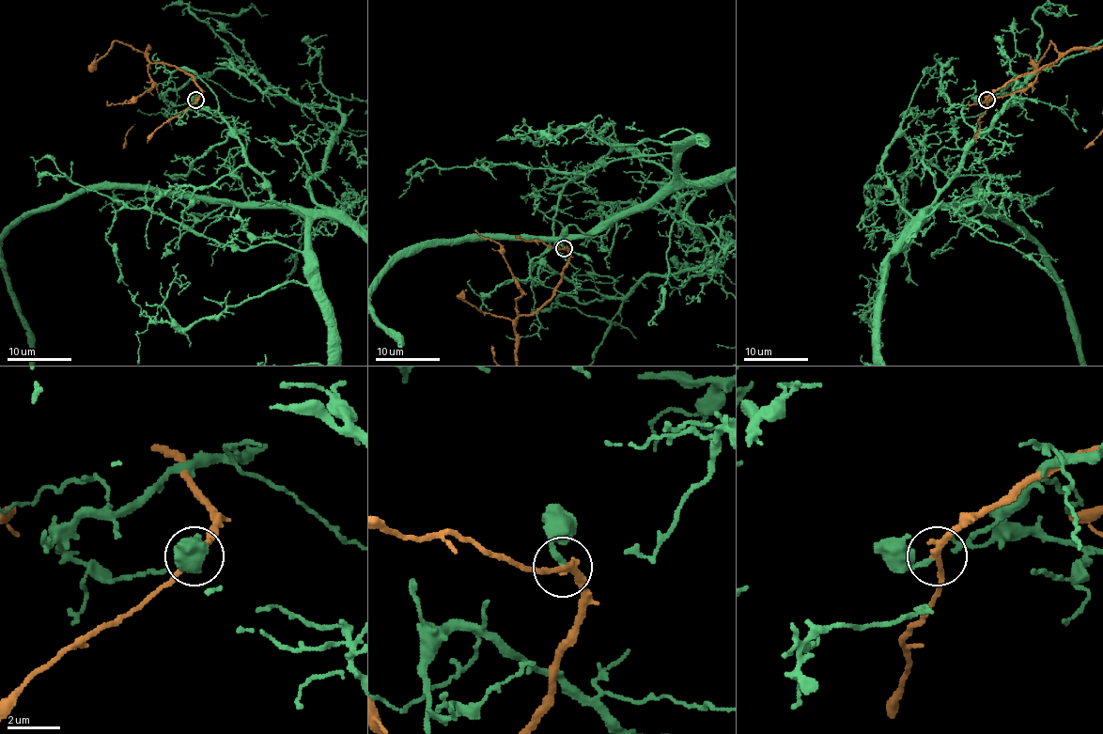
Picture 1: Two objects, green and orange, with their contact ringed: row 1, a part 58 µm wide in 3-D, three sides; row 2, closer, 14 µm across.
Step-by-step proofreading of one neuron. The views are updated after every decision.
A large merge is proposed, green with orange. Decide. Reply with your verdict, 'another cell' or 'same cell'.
another cell

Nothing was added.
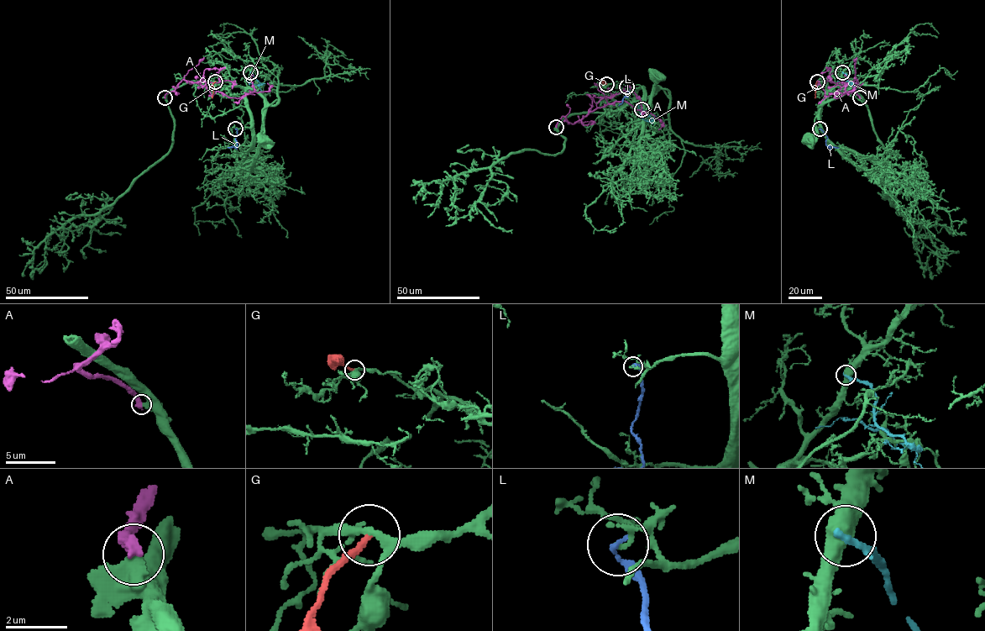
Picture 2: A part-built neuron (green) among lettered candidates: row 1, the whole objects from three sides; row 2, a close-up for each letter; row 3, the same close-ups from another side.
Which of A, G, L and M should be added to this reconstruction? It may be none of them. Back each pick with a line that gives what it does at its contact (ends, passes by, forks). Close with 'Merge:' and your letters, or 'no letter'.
Merge: no letter

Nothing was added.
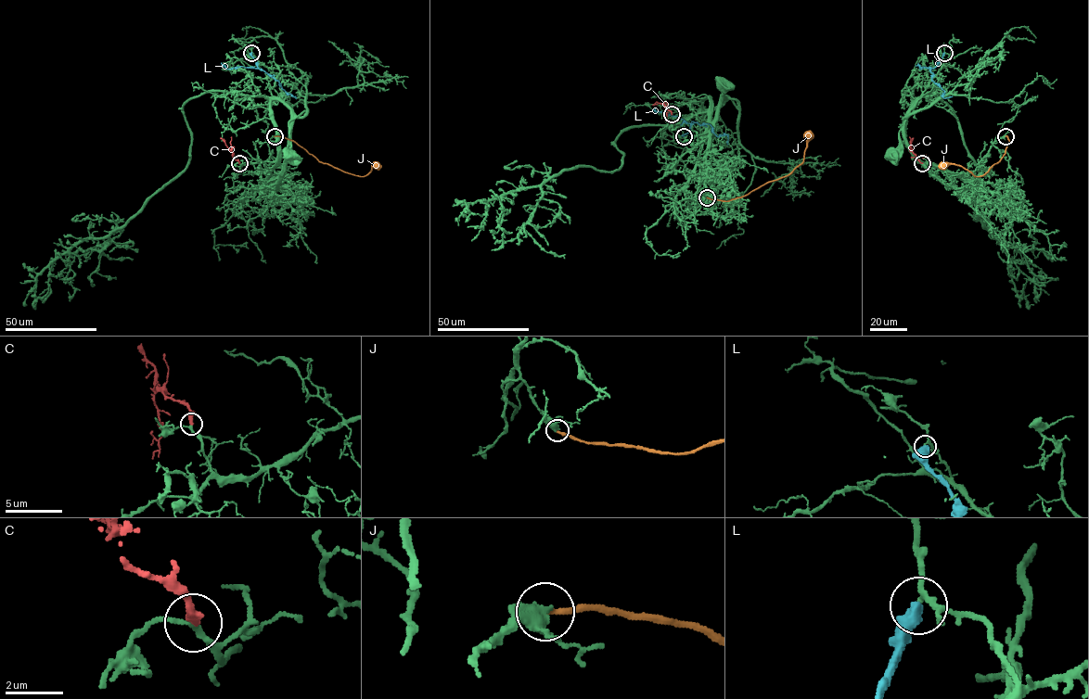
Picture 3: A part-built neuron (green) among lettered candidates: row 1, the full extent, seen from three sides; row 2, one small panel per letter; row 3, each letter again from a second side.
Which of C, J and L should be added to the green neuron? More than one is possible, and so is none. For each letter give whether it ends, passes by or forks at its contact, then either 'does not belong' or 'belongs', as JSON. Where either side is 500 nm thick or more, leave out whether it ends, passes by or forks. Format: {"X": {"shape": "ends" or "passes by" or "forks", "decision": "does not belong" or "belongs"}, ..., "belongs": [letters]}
{"C": {"shape": "ends", "decision": "belongs"}, "J": {"shape": "ends", "decision": "does not belong"}, "L": {"decision": "does not belong"}, "belongs": ["C"]}

